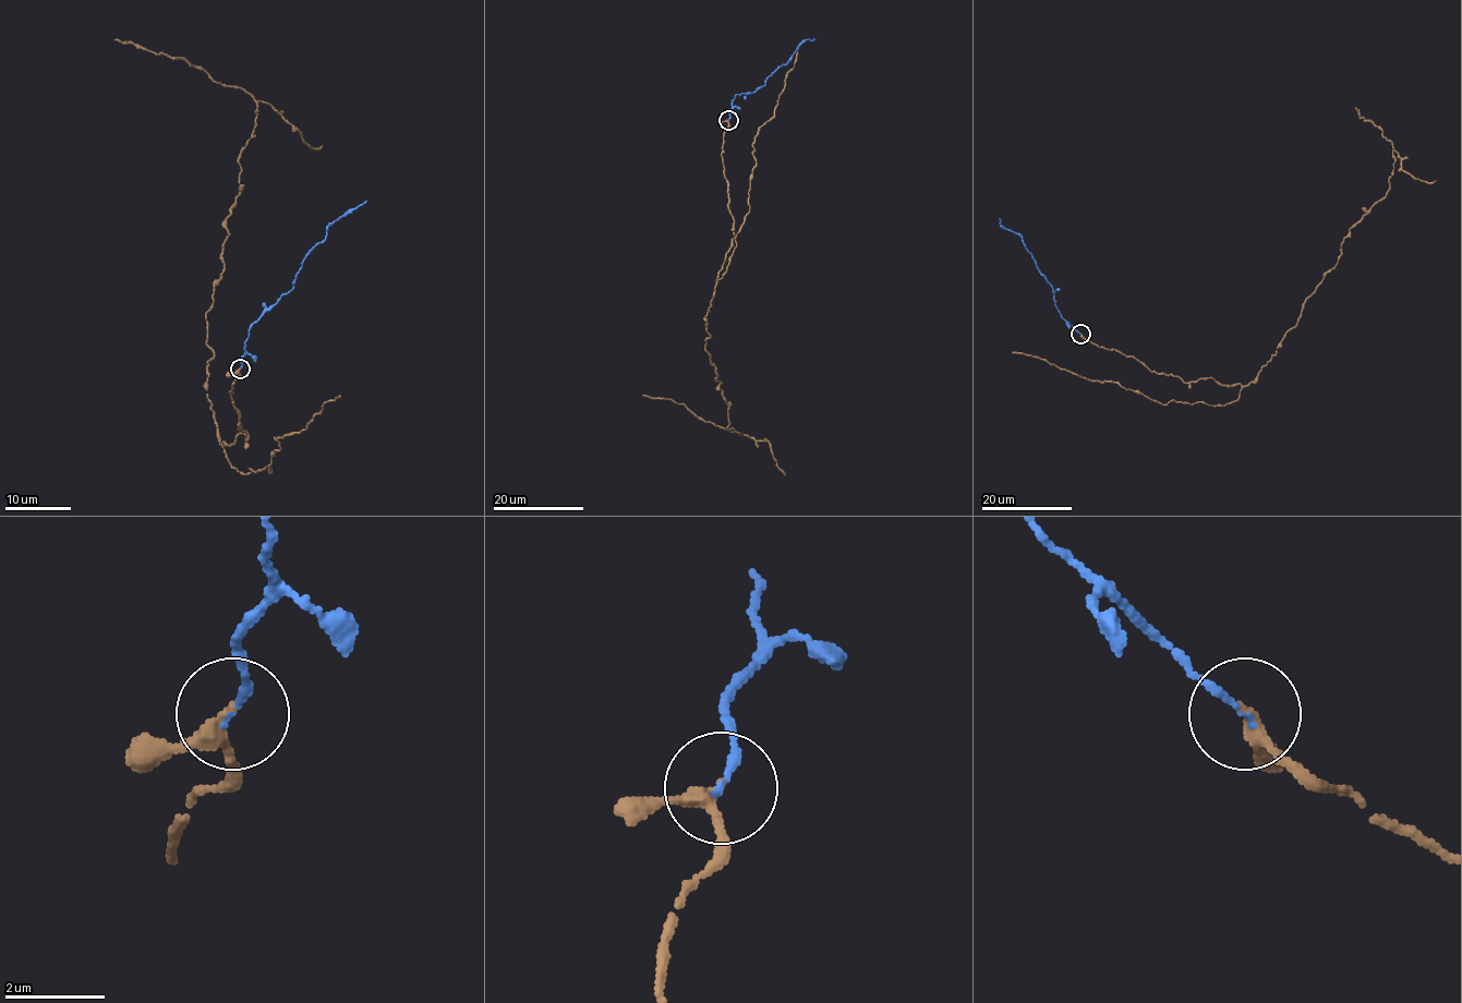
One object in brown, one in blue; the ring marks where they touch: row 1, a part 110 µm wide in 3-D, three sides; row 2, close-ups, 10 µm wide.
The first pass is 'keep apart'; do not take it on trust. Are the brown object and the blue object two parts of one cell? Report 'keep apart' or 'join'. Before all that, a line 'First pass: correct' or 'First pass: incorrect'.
First pass: incorrect
join

